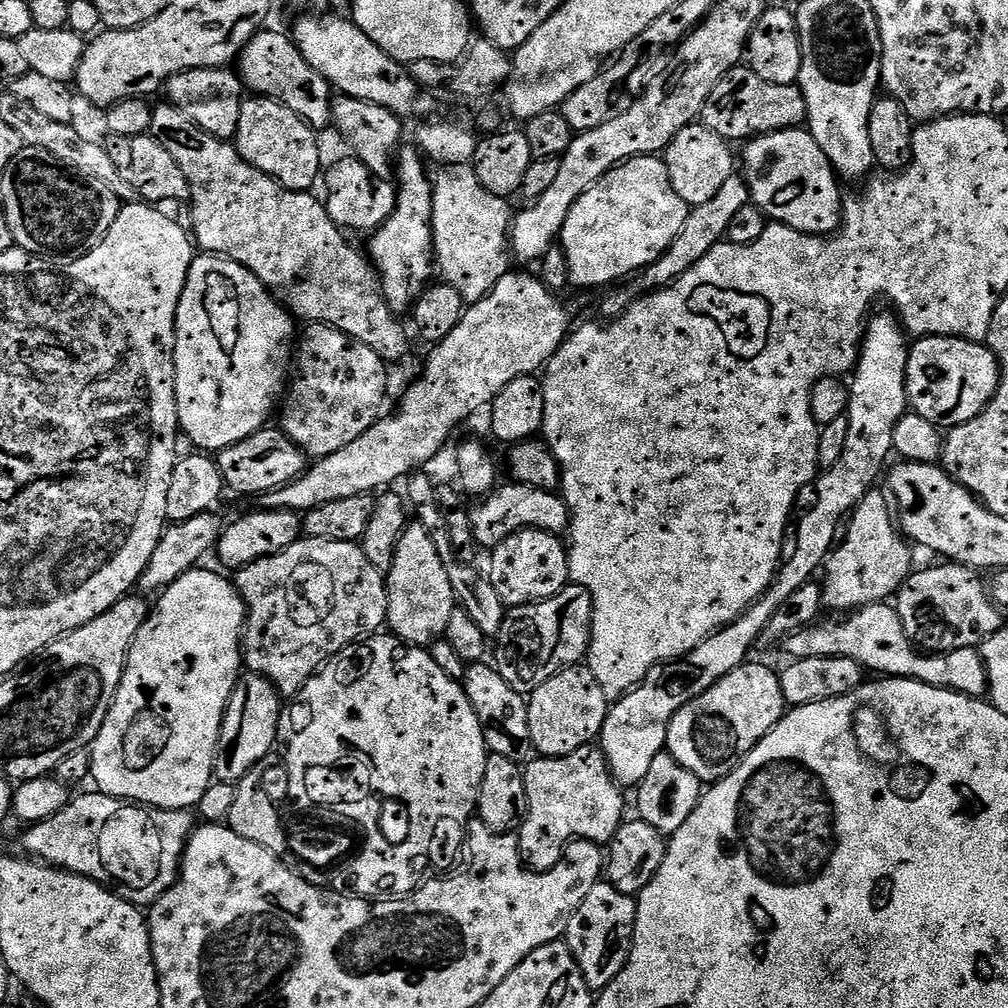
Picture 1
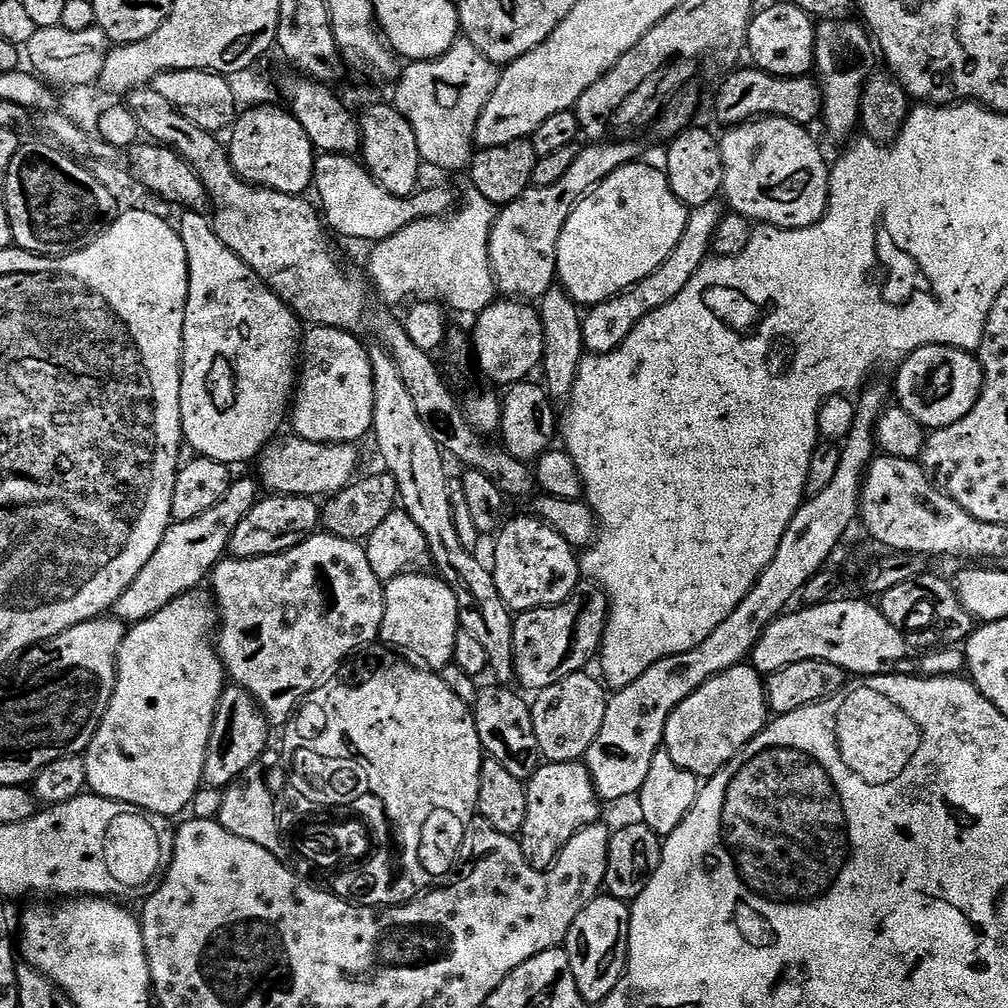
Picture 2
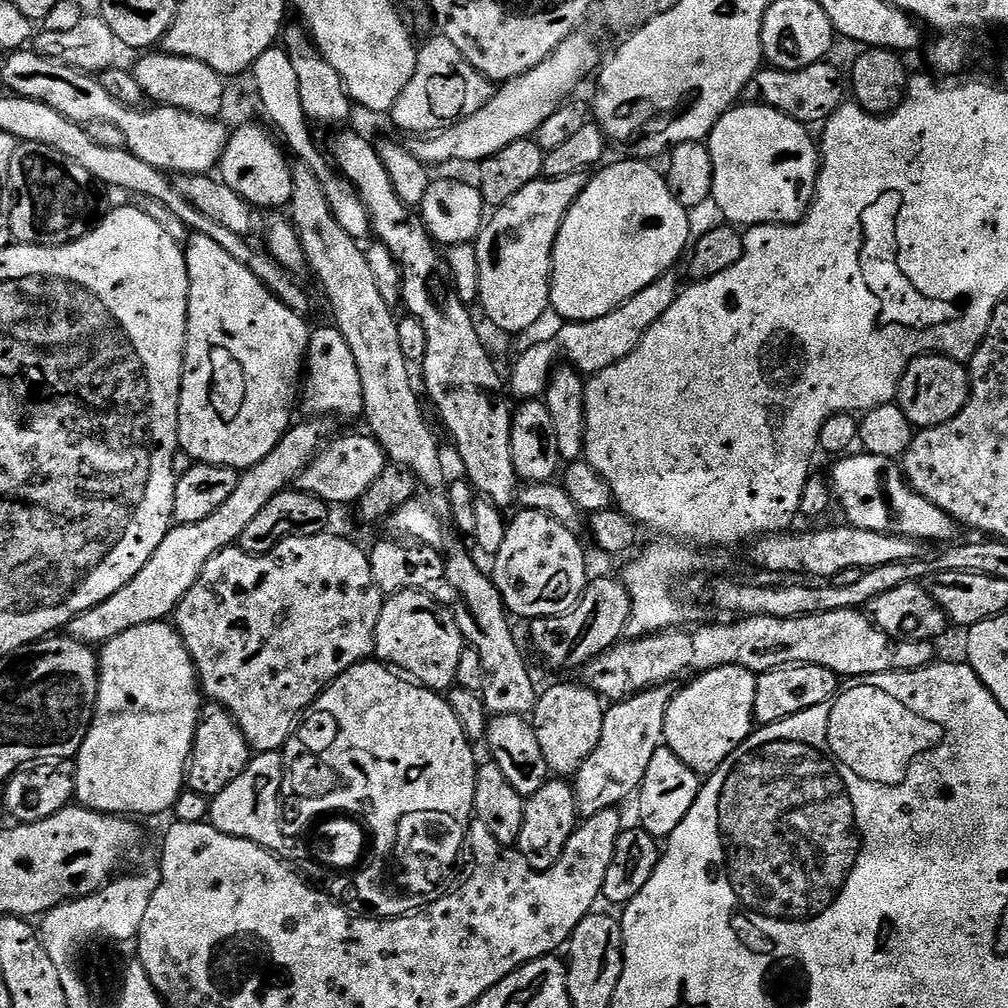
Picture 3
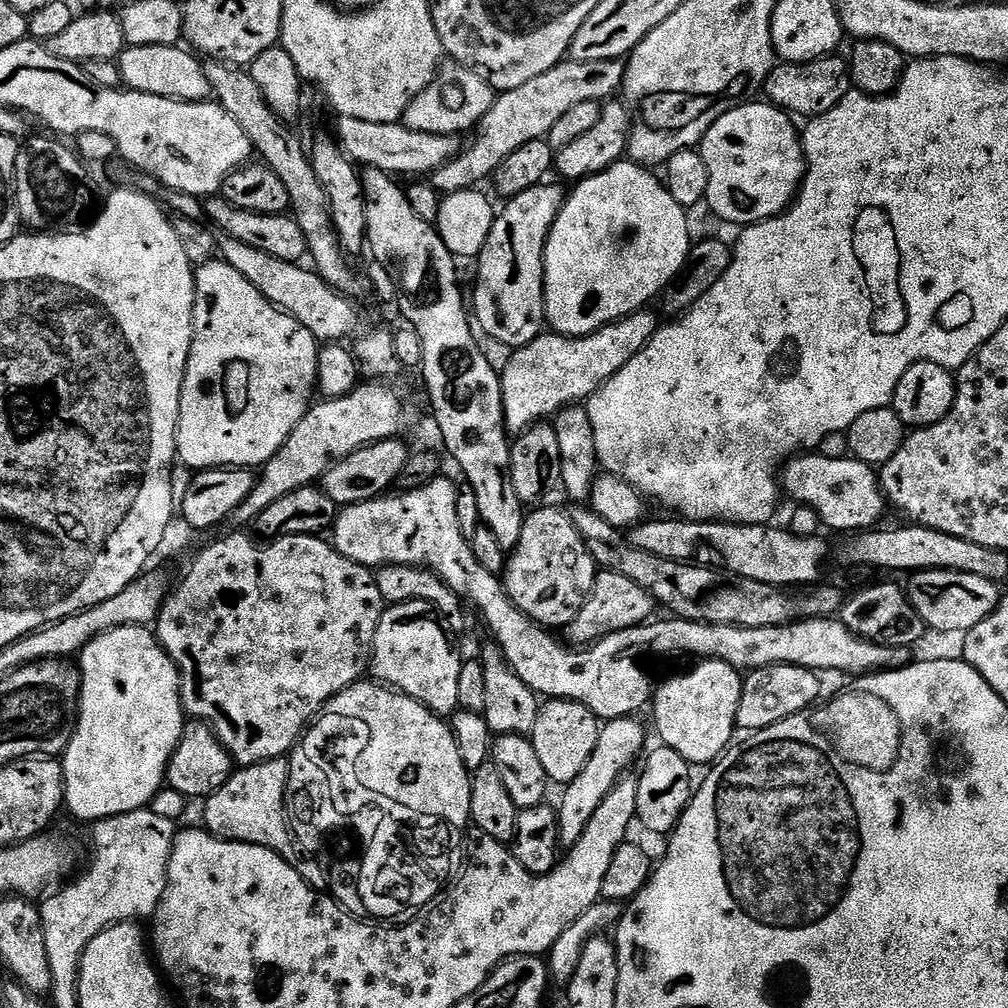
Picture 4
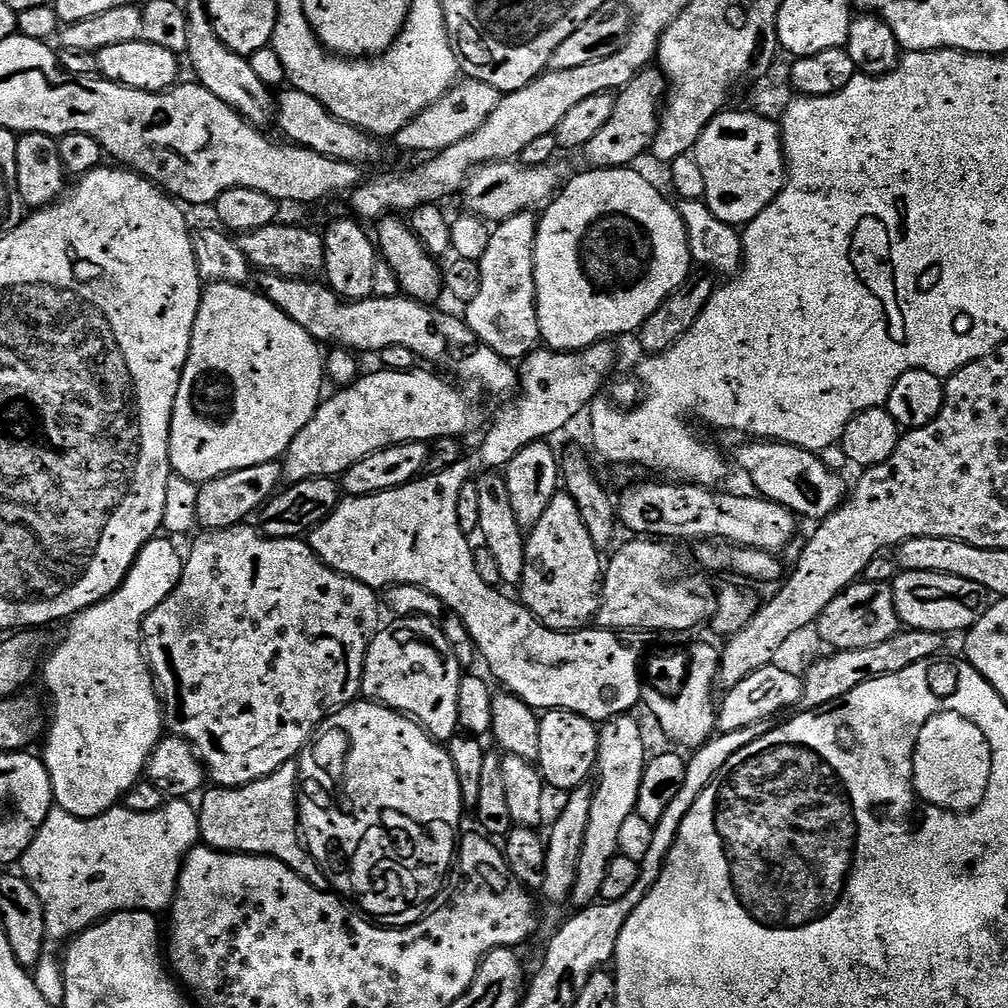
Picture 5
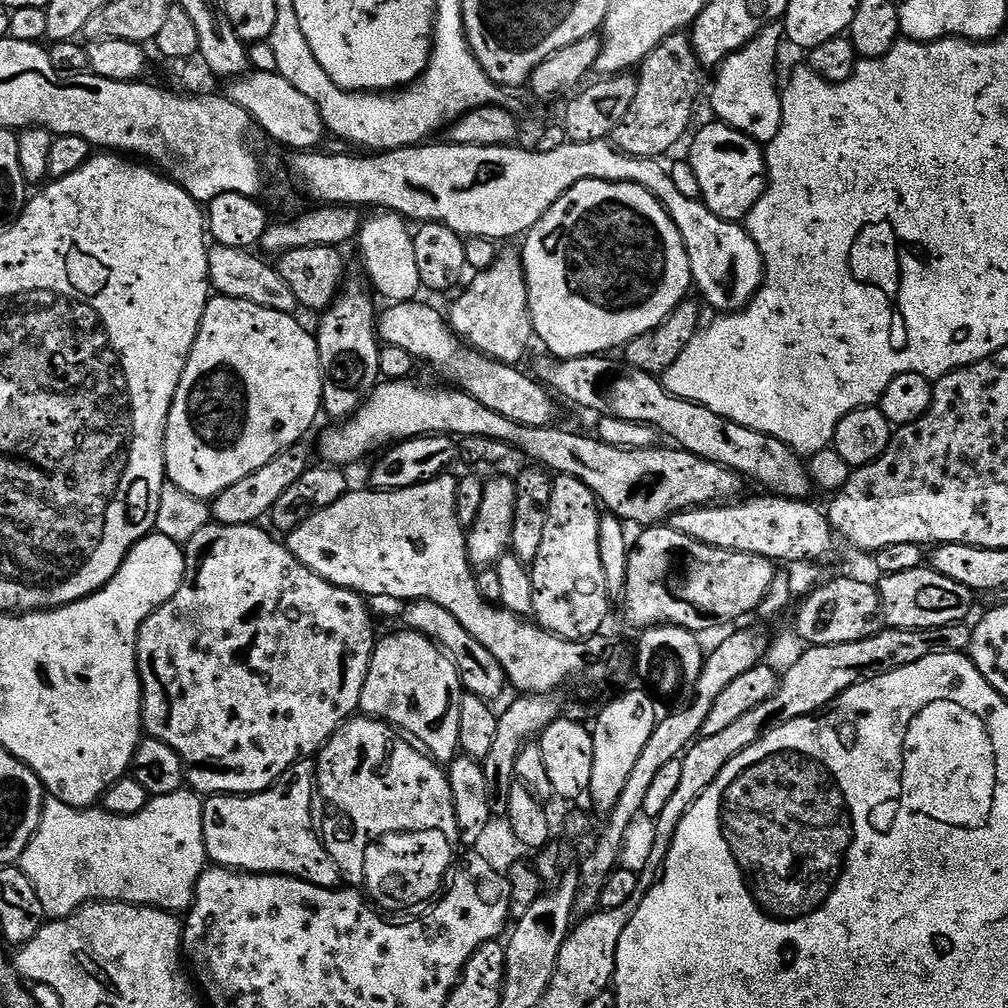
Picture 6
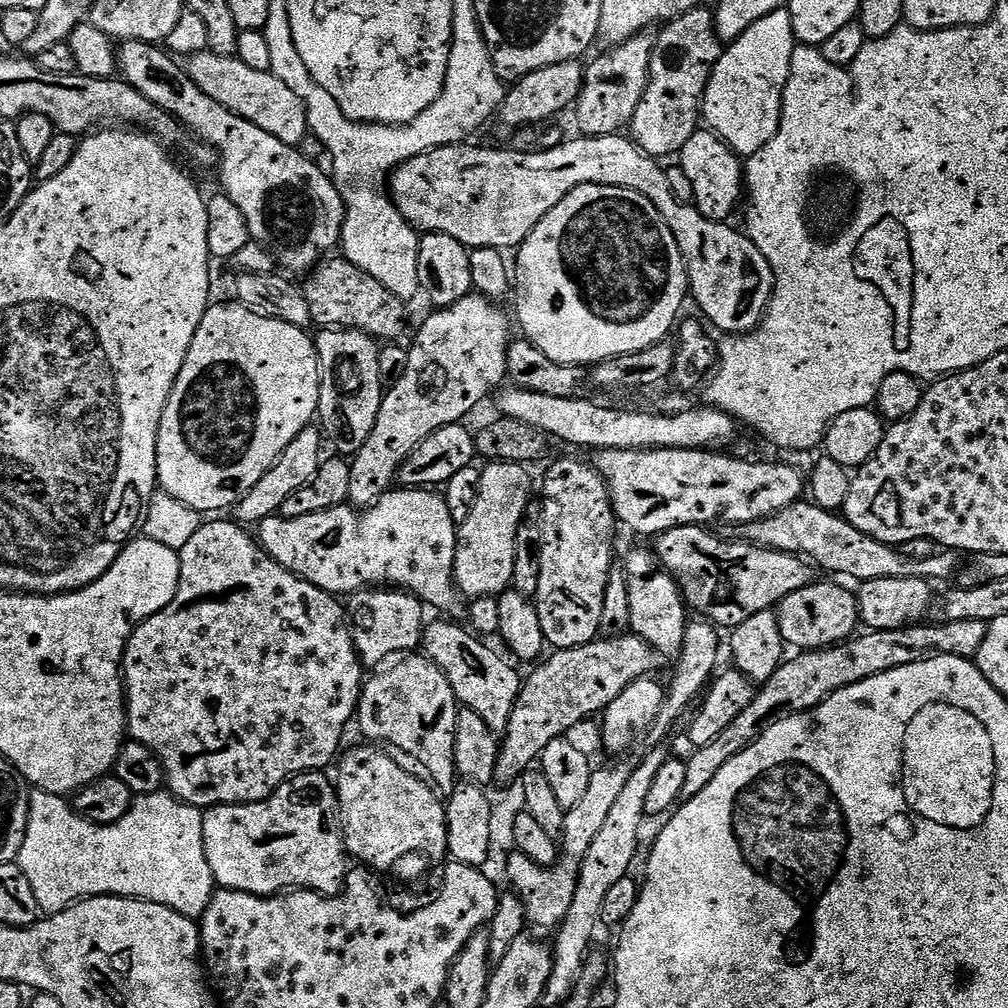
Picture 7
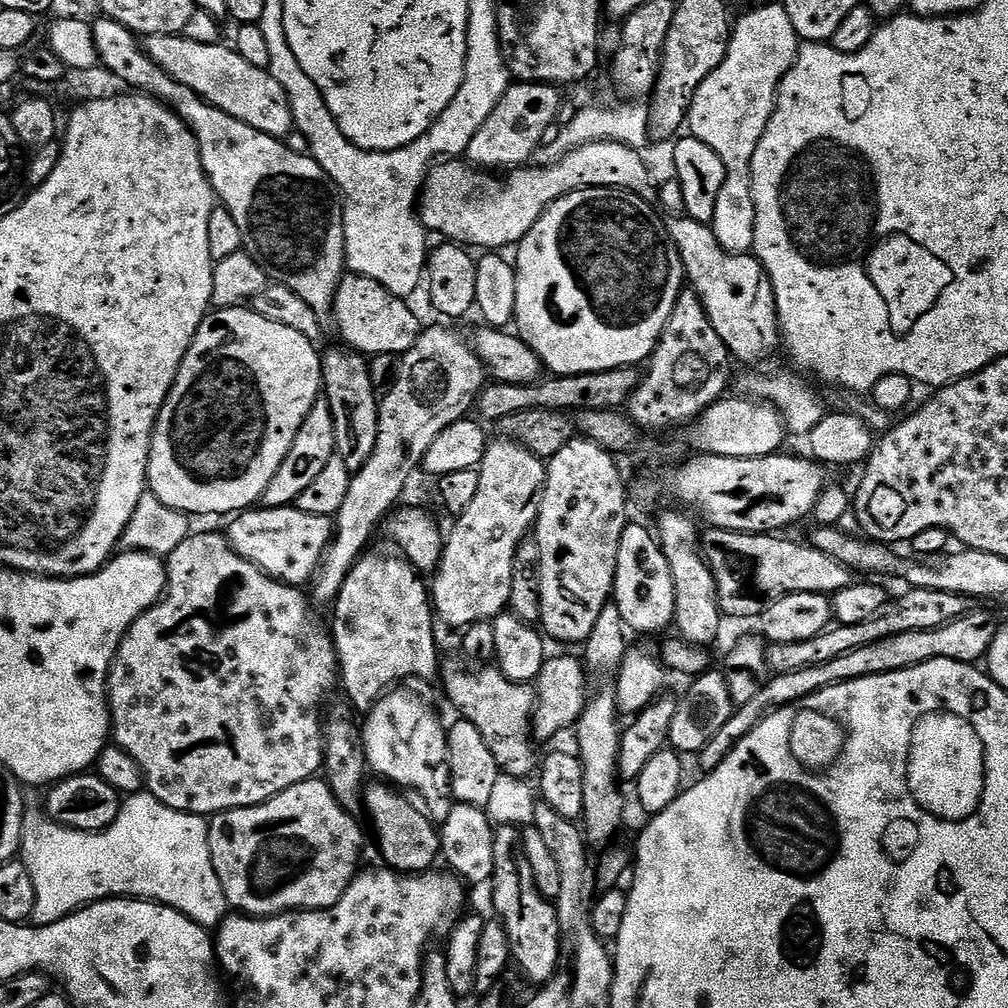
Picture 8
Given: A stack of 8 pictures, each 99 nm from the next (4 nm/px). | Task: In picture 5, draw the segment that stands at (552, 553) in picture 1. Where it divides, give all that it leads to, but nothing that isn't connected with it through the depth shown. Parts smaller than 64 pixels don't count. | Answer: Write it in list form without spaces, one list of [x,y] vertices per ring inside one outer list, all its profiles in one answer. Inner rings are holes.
[[[557,492],[550,506],[546,506],[546,514],[527,533],[524,545],[526,570],[518,586],[522,603],[542,623],[559,632],[589,627],[600,608],[602,552],[594,546],[594,538],[590,538],[590,530],[586,530],[586,522],[568,492]]]

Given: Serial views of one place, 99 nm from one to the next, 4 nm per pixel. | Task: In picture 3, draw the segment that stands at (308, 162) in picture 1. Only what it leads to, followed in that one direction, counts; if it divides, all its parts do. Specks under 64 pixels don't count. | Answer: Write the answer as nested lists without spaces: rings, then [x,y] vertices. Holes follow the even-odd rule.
[[[251,122],[237,127],[228,137],[228,145],[220,155],[218,176],[257,210],[280,208],[292,203],[292,169],[288,164],[290,156],[282,147],[281,141],[271,132],[268,133],[258,122]]]

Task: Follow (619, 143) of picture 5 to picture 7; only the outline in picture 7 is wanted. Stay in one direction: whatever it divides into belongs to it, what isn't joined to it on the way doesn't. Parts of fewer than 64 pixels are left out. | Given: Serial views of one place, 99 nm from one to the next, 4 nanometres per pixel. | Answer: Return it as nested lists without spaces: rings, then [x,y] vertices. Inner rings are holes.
[[[711,7],[686,10],[686,14],[669,20],[659,29],[646,94],[642,94],[630,125],[631,140],[647,156],[675,157],[690,142],[701,123],[704,91],[713,66],[720,61],[721,51],[722,41],[716,34],[716,18]]]

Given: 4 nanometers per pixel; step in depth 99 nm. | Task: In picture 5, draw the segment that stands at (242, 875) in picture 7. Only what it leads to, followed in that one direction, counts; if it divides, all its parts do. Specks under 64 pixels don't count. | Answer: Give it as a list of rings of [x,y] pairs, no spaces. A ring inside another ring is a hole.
[[[291,760],[278,766],[274,774],[241,788],[209,787],[199,797],[200,840],[207,847],[216,848],[219,852],[273,856],[275,860],[280,860],[287,868],[294,869],[299,876],[309,880],[318,890],[329,891],[327,876],[316,866],[316,860],[308,852],[302,839],[297,804],[300,782],[299,763]]]

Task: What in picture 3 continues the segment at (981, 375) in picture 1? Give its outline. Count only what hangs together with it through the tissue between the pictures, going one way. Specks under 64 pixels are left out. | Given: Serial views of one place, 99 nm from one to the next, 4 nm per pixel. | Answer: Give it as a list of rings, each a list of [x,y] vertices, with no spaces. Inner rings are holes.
[[[925,354],[916,357],[900,379],[898,403],[906,418],[917,429],[933,428],[950,422],[968,405],[970,381],[968,368],[959,360],[939,354]]]

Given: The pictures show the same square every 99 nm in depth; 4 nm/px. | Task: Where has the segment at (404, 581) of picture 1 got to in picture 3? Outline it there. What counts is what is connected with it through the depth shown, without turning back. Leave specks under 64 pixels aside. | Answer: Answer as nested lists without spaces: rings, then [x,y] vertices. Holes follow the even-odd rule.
[[[393,592],[385,599],[382,606],[382,614],[378,618],[378,626],[376,627],[376,651],[375,659],[391,666],[393,669],[399,670],[401,673],[407,674],[413,681],[419,682],[425,688],[430,688],[434,692],[441,694],[447,693],[448,689],[456,684],[456,675],[458,674],[458,658],[462,655],[462,650],[466,647],[464,635],[460,633],[460,627],[456,621],[457,613],[453,611],[447,604],[440,604],[433,596],[427,596],[425,592]]]

